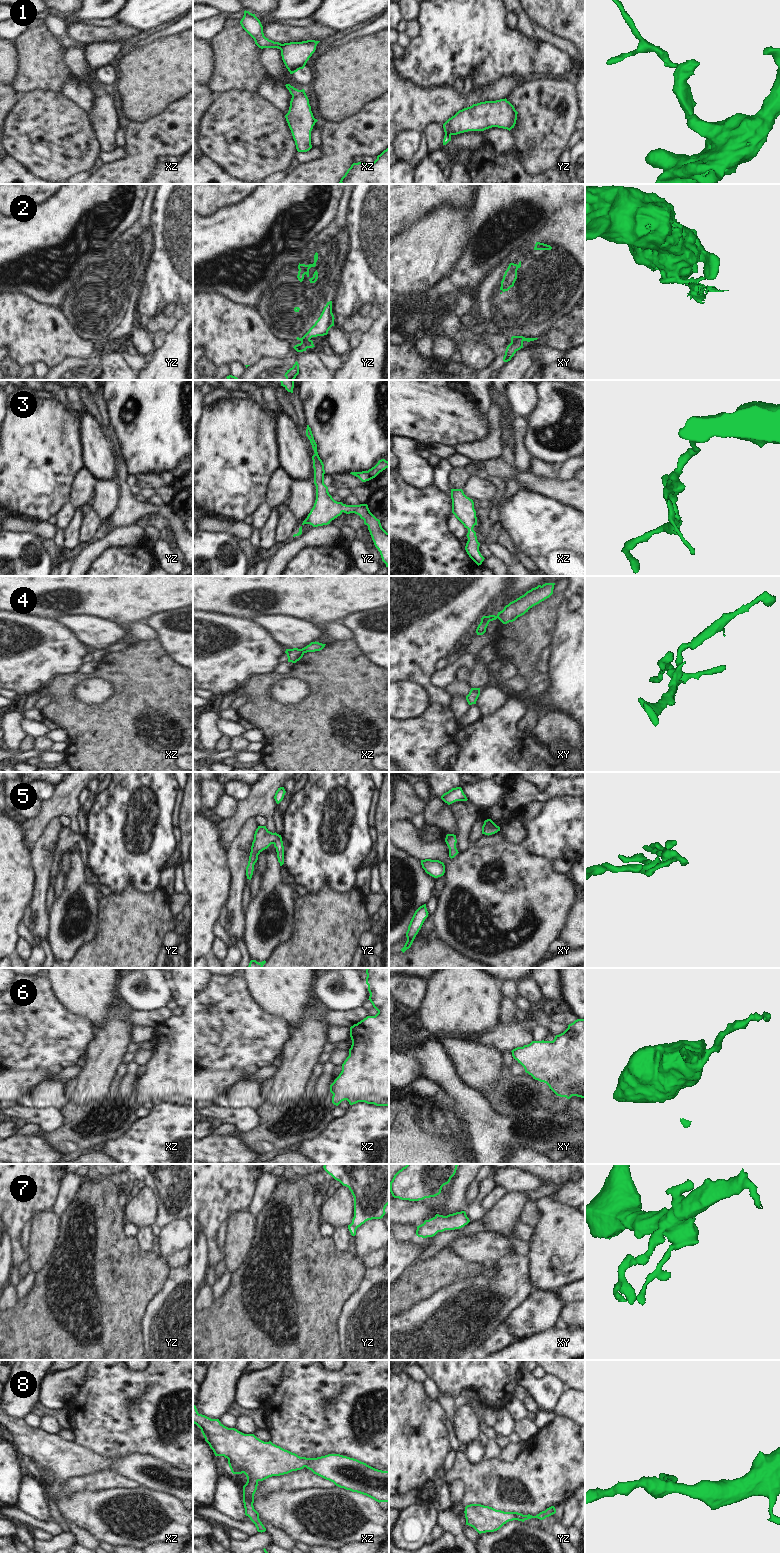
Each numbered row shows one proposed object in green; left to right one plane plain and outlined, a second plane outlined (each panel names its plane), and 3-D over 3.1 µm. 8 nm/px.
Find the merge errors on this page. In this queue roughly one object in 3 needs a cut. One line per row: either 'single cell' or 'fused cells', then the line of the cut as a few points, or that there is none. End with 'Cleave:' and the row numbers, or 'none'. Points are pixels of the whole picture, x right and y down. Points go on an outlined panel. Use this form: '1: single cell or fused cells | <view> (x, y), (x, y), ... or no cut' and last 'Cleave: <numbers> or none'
1: fused cells | xz (282, 44), (279, 48)
2: fused cells | xy (511, 341), (518, 340), (522, 343)
3: single cell | no cut
4: single cell | no cut
5: single cell | no cut
6: single cell | no cut
7: single cell | no cut
8: single cell | no cut
Cleave: 1, 2

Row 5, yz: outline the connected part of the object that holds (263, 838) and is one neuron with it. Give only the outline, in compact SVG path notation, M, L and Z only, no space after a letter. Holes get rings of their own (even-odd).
M258 826L254 834L249 861L246 867L247 879L251 880L252 878L254 865L258 860L258 855L271 844L276 848L278 862L280 863L280 866L282 866L284 864L284 846L281 835L276 832L270 832L266 826Z

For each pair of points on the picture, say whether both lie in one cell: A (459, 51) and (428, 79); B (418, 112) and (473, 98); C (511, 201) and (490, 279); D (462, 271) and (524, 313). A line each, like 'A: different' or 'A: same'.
A: same
B: same
C: same
D: different

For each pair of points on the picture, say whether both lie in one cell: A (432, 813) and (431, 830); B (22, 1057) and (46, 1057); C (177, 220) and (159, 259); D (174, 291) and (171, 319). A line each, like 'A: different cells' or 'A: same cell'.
A: different cells
B: same cell
C: same cell
D: different cells

